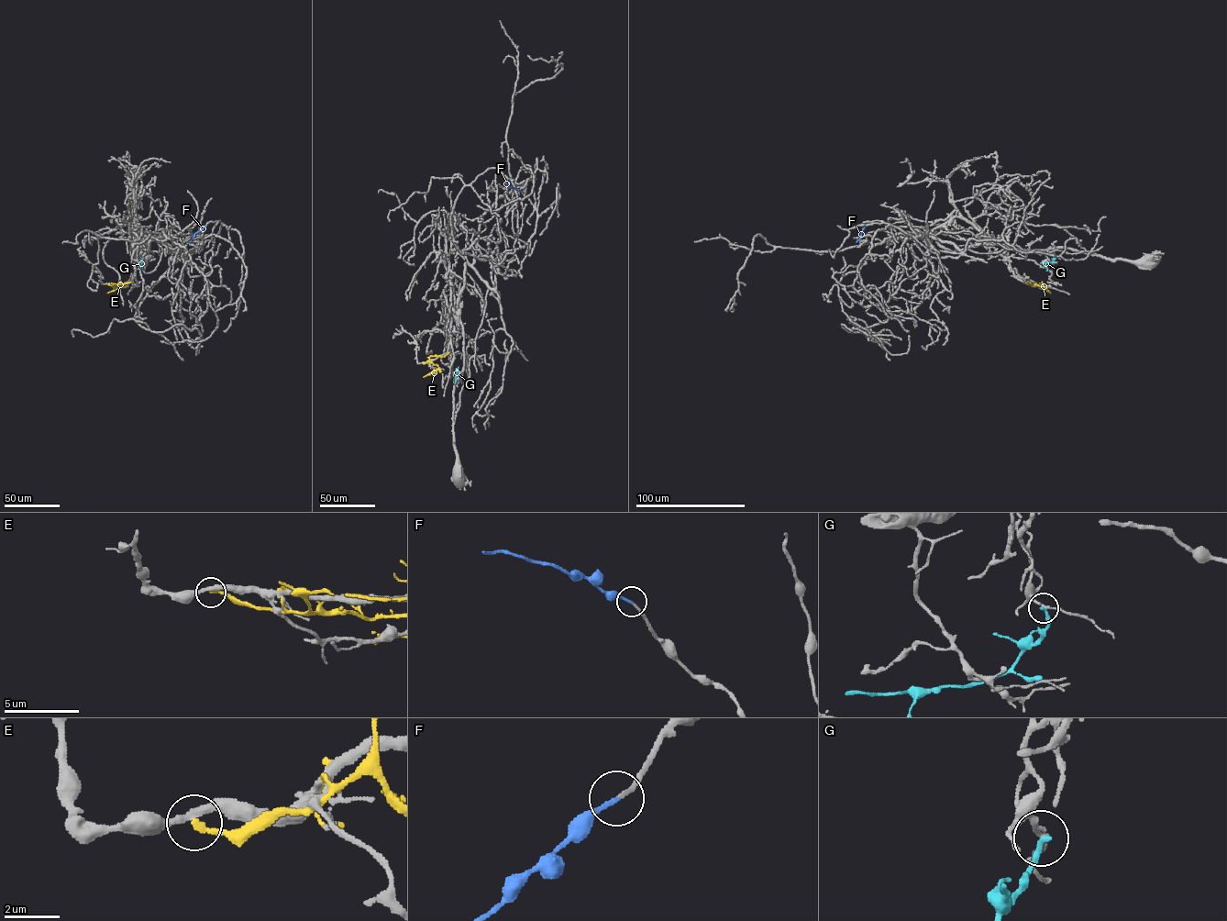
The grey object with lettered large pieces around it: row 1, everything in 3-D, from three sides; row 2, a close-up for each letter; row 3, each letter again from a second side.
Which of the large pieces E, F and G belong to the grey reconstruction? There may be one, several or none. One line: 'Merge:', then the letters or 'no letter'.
Merge: F

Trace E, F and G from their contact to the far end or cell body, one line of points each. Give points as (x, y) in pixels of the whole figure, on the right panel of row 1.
E: (1036, 283), (1034, 285), (1045, 287), (1050, 293)
F: (865, 226), (861, 238), (856, 242)
G: (1055, 257), (1045, 263), (1046, 271)

